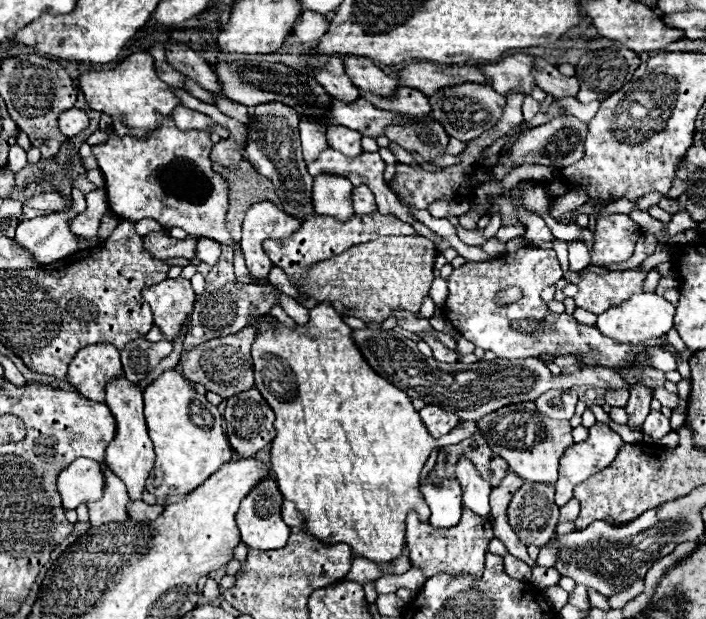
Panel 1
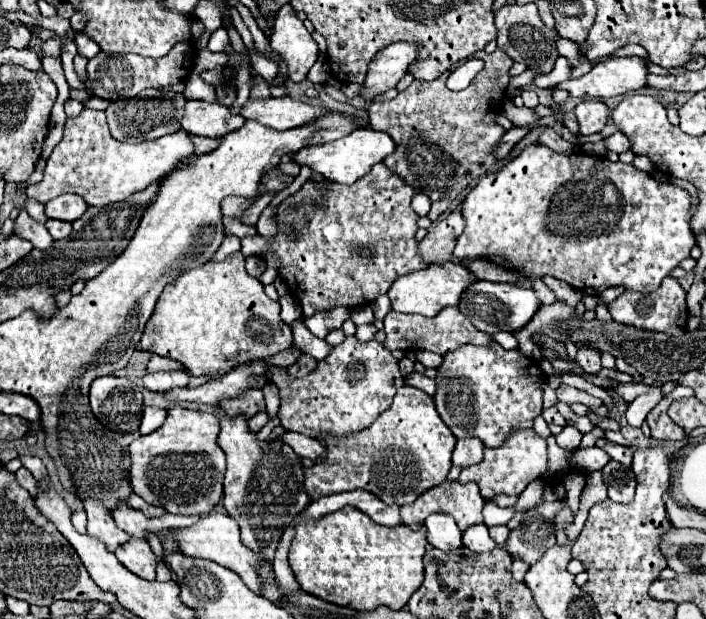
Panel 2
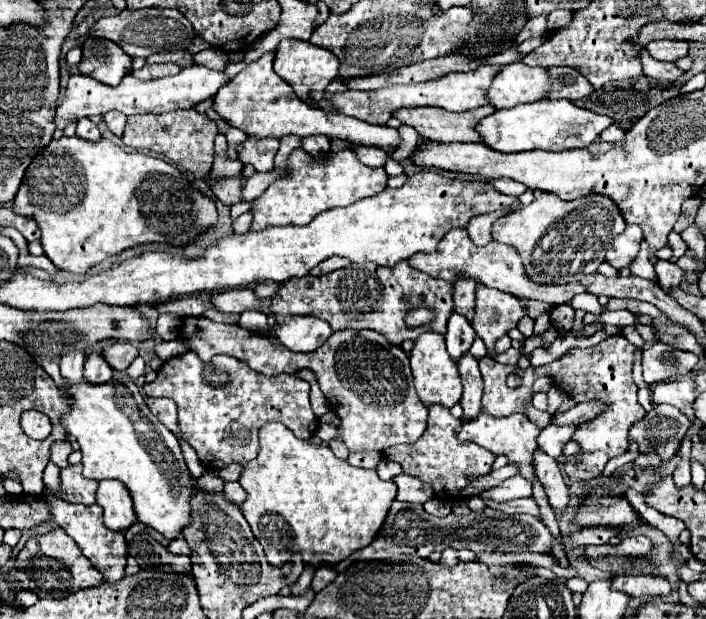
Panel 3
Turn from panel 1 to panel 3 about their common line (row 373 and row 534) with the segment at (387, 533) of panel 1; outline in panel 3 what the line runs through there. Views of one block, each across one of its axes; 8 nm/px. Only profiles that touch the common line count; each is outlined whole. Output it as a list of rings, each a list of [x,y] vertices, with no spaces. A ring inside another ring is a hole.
[[[268,422],[266,428],[260,428],[260,452],[258,452],[258,456],[256,456],[252,462],[244,464],[244,470],[242,470],[238,482],[240,482],[240,486],[246,490],[246,500],[244,500],[244,504],[240,506],[240,510],[242,510],[244,518],[248,520],[248,524],[250,524],[250,528],[252,528],[256,540],[262,544],[268,562],[274,564],[274,566],[284,564],[292,552],[300,552],[302,558],[304,558],[304,562],[306,562],[306,564],[312,564],[314,568],[318,568],[320,564],[338,564],[338,562],[346,560],[352,552],[356,552],[356,550],[364,548],[364,546],[368,546],[368,544],[374,540],[376,532],[380,530],[380,526],[382,526],[382,522],[384,522],[384,518],[386,518],[386,514],[388,514],[388,508],[390,508],[392,500],[394,500],[394,496],[396,496],[396,484],[394,484],[392,480],[380,480],[378,474],[376,474],[376,470],[366,470],[366,468],[354,468],[354,466],[350,466],[346,460],[336,458],[336,456],[332,454],[332,450],[328,448],[328,444],[312,444],[310,440],[296,438],[296,436],[294,436],[284,424],[280,424],[280,422]]]

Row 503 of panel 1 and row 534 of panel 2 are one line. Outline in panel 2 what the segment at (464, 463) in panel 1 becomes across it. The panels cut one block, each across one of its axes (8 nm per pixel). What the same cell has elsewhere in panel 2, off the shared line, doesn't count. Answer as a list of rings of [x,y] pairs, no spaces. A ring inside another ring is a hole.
[[[476,524],[476,526],[470,526],[464,536],[462,536],[462,542],[468,550],[472,552],[486,552],[486,550],[492,550],[496,546],[496,542],[488,536],[488,526],[484,524]]]

